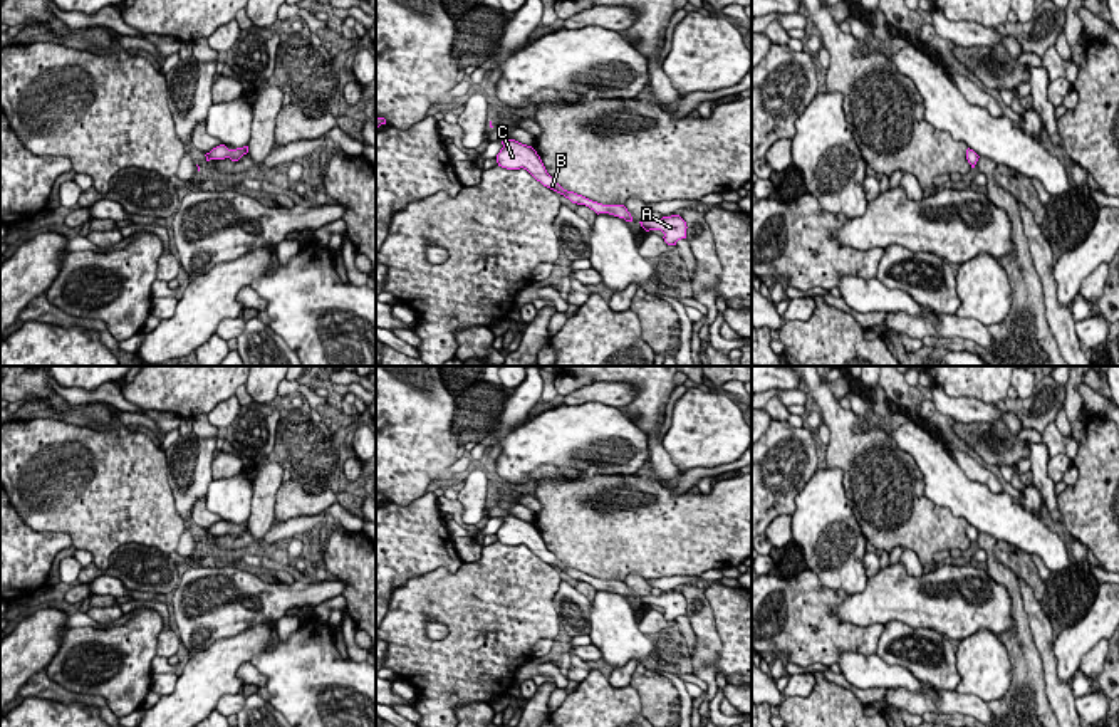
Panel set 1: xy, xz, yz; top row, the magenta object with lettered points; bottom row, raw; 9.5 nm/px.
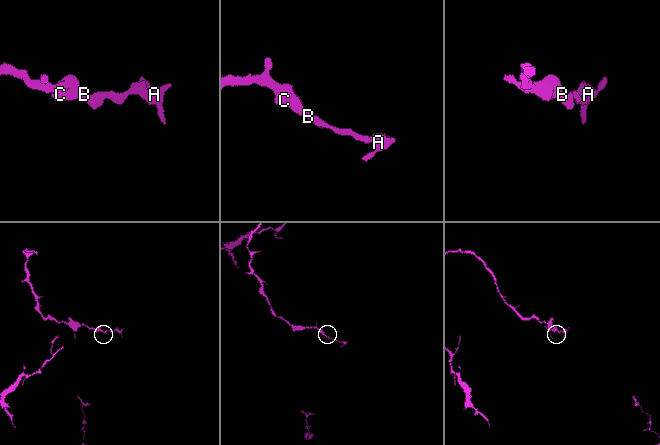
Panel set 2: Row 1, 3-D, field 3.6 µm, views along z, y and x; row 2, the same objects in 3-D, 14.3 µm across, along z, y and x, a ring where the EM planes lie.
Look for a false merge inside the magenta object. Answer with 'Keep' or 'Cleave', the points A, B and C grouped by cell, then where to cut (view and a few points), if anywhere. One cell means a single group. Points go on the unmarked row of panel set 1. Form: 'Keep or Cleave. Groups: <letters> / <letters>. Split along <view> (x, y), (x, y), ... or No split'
Keep. Groups: A B C. No split

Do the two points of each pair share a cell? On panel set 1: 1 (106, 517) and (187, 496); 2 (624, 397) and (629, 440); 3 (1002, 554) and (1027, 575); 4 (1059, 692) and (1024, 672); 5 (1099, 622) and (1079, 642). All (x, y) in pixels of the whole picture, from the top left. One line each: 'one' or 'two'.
1: two
2: two
3: one
4: two
5: one

